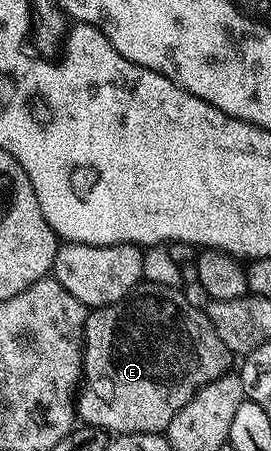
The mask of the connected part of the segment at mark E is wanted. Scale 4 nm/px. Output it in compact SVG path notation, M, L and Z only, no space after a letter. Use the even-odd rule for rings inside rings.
M144 282L142 285L130 291L121 301L110 303L104 307L96 307L88 314L87 324L83 326L83 373L81 386L77 391L77 415L86 426L97 427L104 433L115 435L138 435L140 433L163 433L166 432L169 421L179 412L202 387L209 385L217 377L228 374L227 367L233 360L233 352L227 348L225 341L217 337L217 329L209 321L206 310L199 310L189 305L184 292L173 287L162 287Z

